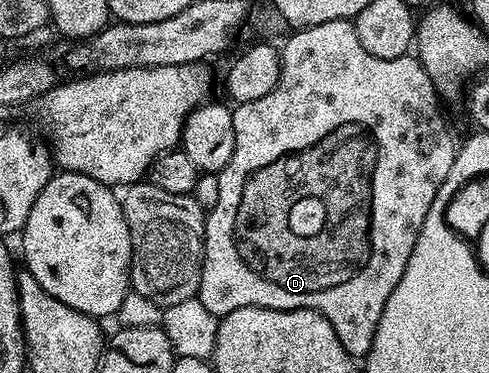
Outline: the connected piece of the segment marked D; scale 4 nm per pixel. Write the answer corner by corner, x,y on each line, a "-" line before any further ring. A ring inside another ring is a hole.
350,19
301,27
291,34
284,47
279,48
280,80
276,88
266,93
266,97
258,97
258,101
235,104
232,112
234,157
230,157
230,161
218,172
218,202
207,212
204,221
204,264
200,270
198,297
202,305
218,317
244,306
270,310
318,310
334,327
342,348
352,356
364,357
372,348
382,309
386,309
386,301
390,301
394,285
398,285
398,281
402,281
402,273
406,273
406,261
410,261
414,241
418,241
418,233
422,233
422,221
426,221
426,213
430,213
430,205
434,205
434,197
438,197
438,189
442,189
442,181
446,181
446,173
450,173
450,165
454,165
458,143
452,140
440,116
441,100
419,58
407,54
383,59
366,53
366,49
362,49
362,41
358,41
356,24

